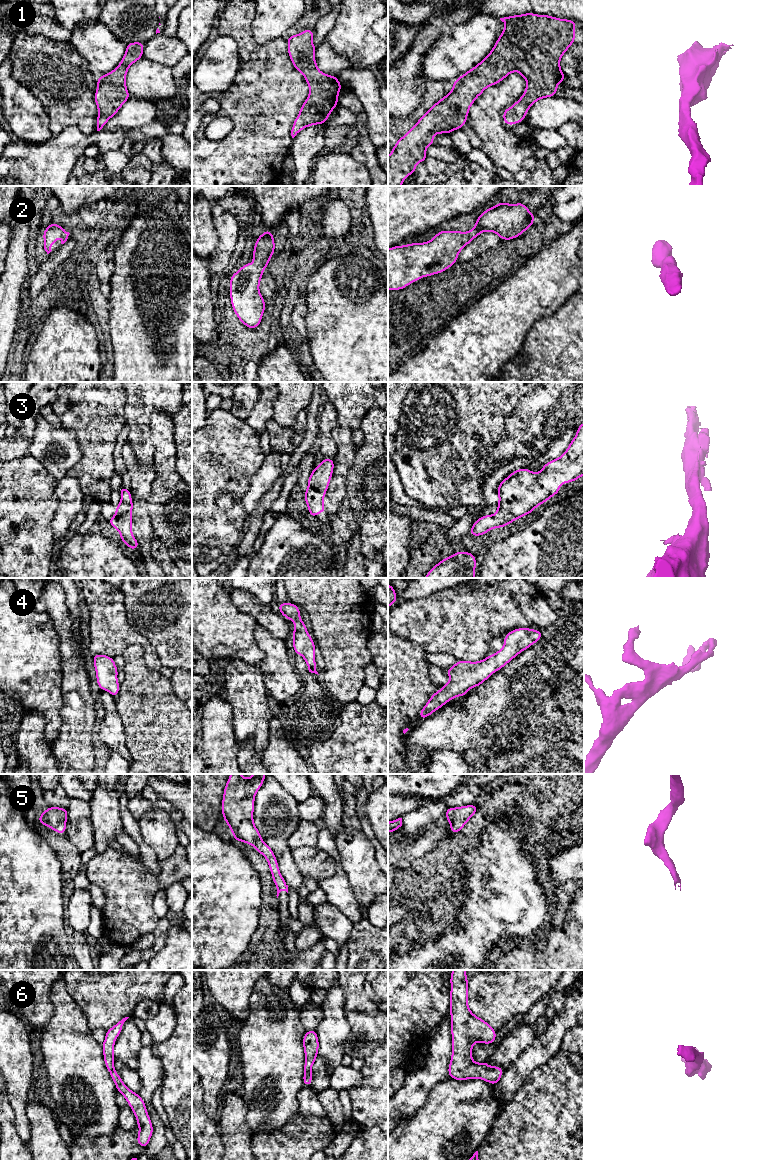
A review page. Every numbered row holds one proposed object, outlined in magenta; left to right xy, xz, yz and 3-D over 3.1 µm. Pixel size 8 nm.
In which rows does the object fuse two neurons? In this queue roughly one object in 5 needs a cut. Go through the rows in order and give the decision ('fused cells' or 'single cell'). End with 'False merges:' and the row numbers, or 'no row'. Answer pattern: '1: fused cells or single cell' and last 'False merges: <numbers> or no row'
1: single cell
2: single cell
3: single cell
4: single cell
5: single cell
6: single cell
False merges: no row

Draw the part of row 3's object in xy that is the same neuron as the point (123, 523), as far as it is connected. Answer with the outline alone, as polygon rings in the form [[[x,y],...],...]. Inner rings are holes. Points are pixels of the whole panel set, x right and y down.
[[[123,486],[120,487],[121,501],[116,506],[116,513],[108,520],[108,523],[120,533],[120,541],[125,543],[128,548],[137,550],[139,543],[132,533],[132,510],[133,502],[131,491]]]

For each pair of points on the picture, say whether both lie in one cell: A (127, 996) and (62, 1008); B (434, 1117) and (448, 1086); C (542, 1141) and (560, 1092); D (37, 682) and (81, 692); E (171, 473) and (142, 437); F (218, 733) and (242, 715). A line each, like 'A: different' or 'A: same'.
A: different
B: same
C: same
D: different
E: different
F: different

